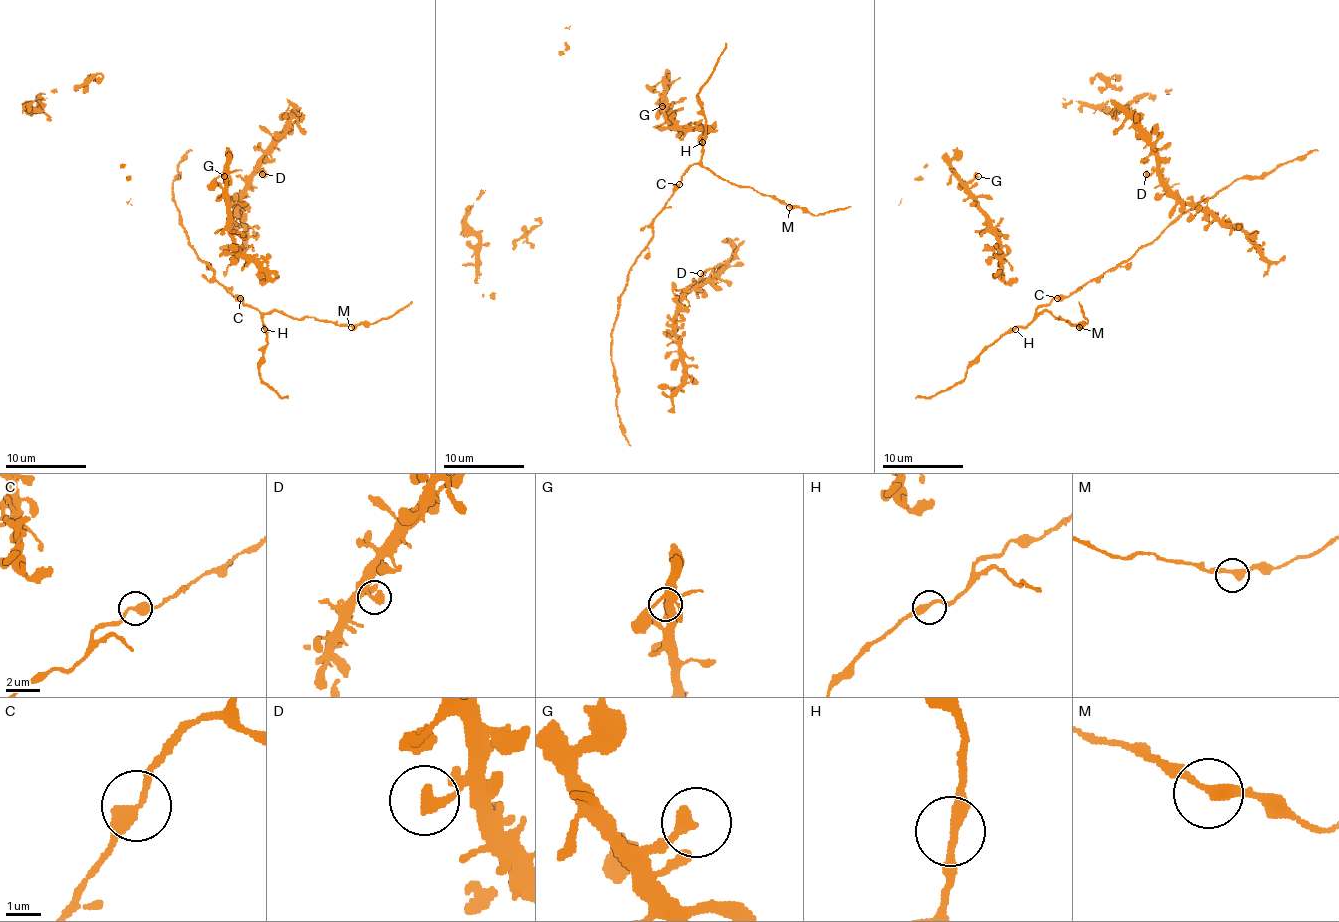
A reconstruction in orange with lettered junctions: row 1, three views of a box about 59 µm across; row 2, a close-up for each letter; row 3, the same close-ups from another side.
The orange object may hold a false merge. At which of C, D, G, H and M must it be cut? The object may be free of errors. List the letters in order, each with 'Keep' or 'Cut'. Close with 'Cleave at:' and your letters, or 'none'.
C: Keep
D: Keep
G: Keep
H: Keep
M: Keep
Cleave at: none

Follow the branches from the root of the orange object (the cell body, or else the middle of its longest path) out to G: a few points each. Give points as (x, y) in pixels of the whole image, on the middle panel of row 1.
G: (700, 130), (678, 128), (670, 120), (664, 98), (660, 100), (662, 106)

